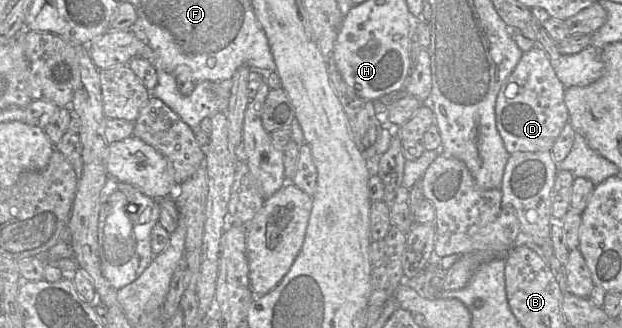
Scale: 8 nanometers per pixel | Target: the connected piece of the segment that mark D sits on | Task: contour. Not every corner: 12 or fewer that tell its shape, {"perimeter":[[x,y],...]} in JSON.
{"perimeter":[[539,46],[496,99],[508,153],[551,151],[565,87]]}

